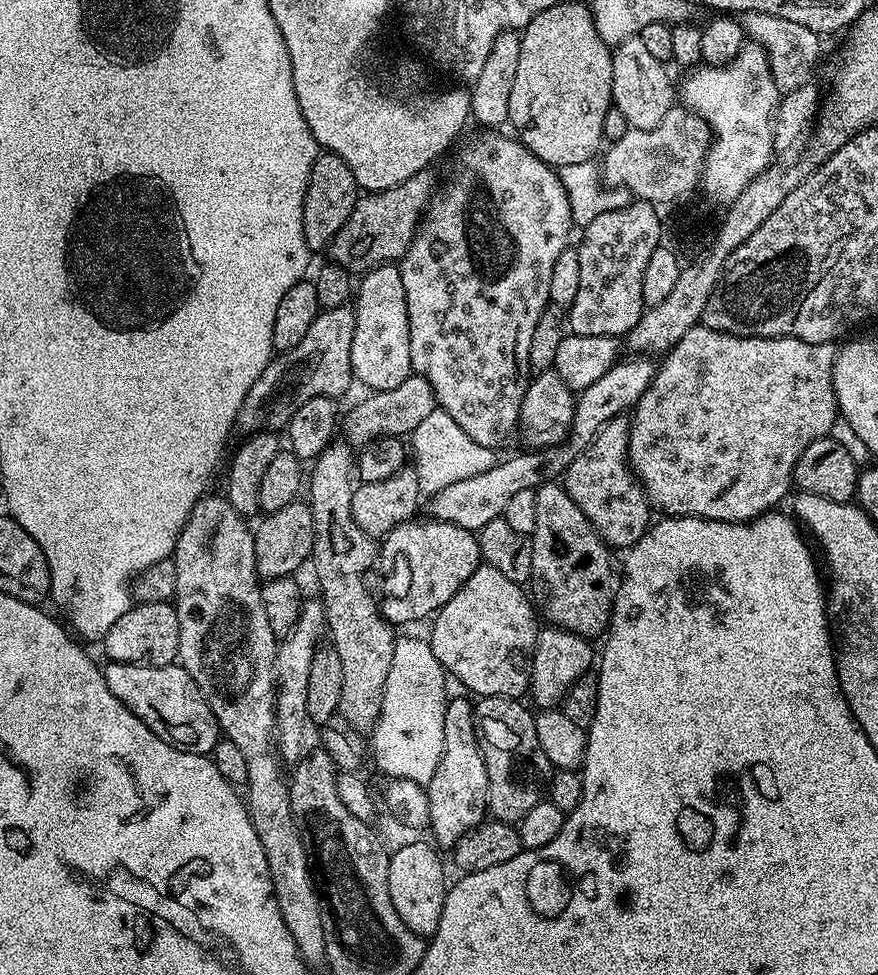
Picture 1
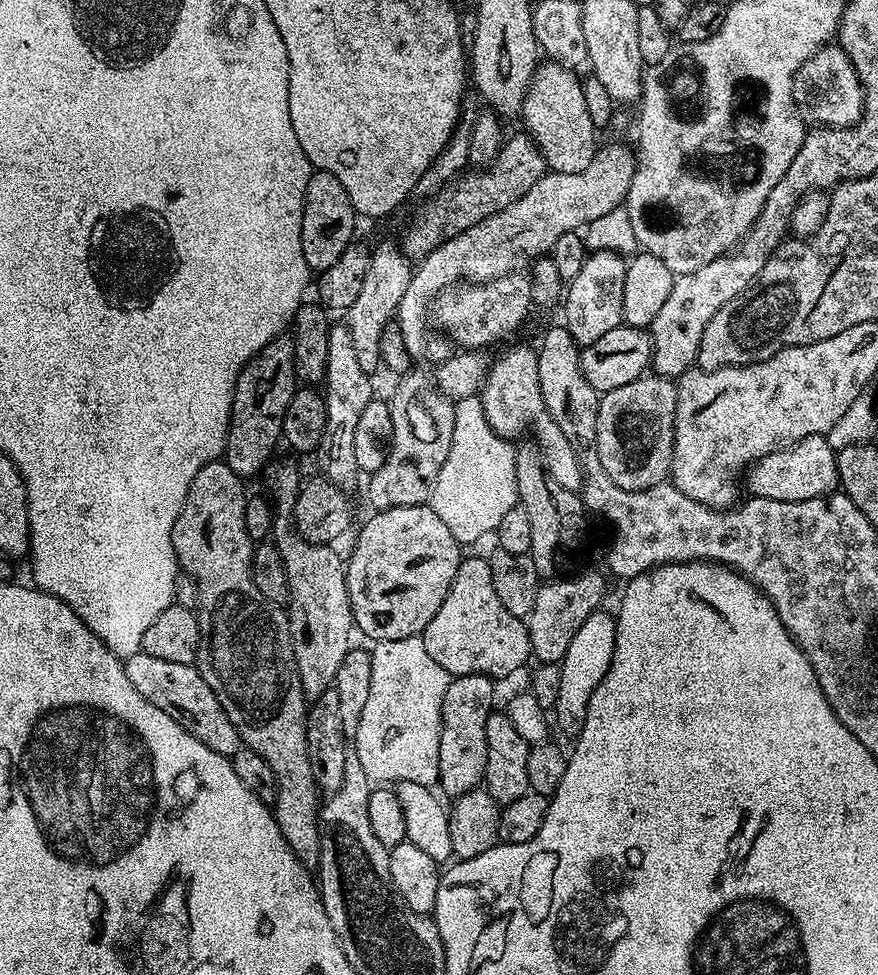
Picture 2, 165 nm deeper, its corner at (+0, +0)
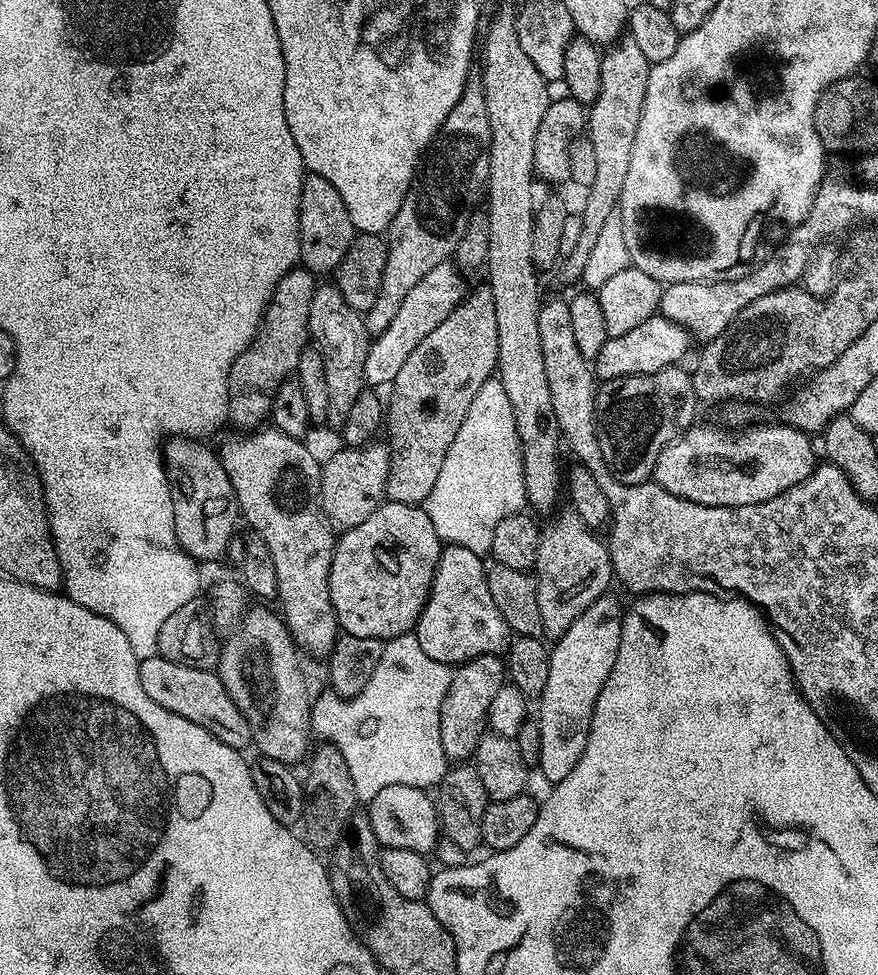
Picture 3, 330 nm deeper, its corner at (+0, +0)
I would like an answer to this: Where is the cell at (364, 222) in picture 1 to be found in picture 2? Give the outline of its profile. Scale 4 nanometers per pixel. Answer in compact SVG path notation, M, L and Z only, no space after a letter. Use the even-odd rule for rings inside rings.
M527 134L509 135L505 139L500 153L497 154L496 160L488 165L486 170L472 170L461 175L455 181L454 186L440 188L433 195L436 196L433 200L426 201L417 210L416 217L409 222L408 229L404 232L404 240L402 239L404 255L412 262L424 260L438 245L462 234L462 230L470 230L470 226L506 210L506 206L518 202L518 198L522 198L522 194L526 194L526 190L530 190L530 186L534 186L534 182L542 179L545 171L544 156L531 136Z

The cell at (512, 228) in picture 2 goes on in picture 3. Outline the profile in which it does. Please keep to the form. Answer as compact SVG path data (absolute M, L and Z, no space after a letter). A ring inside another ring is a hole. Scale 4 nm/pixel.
M455 263L439 264L434 266L434 270L430 270L430 274L426 274L426 278L422 278L422 282L418 282L418 286L414 286L414 290L410 290L410 294L406 294L402 306L398 306L398 314L394 314L394 322L390 322L390 326L369 343L364 371L365 385L391 385L398 370L402 370L402 362L410 358L418 342L422 342L422 338L426 338L430 330L438 327L457 308L462 299L459 275L461 273Z

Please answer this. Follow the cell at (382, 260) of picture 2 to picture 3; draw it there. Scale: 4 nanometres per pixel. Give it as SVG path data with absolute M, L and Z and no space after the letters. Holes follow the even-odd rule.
M473 66L468 72L468 81L462 90L462 98L441 126L439 135L432 141L415 177L408 188L398 214L388 227L388 257L386 274L382 274L382 290L378 302L366 314L368 331L378 337L394 322L398 306L434 270L434 266L451 261L456 255L458 242L466 234L466 226L479 202L485 195L490 174L490 114L486 110L484 93L484 69Z

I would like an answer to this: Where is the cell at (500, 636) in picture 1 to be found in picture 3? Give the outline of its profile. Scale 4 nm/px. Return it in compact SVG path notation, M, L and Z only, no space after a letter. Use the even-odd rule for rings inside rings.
M448 544L441 551L440 561L432 579L432 593L424 603L420 621L416 623L414 635L418 646L430 654L438 662L449 666L465 664L479 656L494 656L503 653L510 643L510 633L502 614L498 614L498 606L494 606L494 598L490 598L488 573L483 564L481 553L470 550L466 546Z

